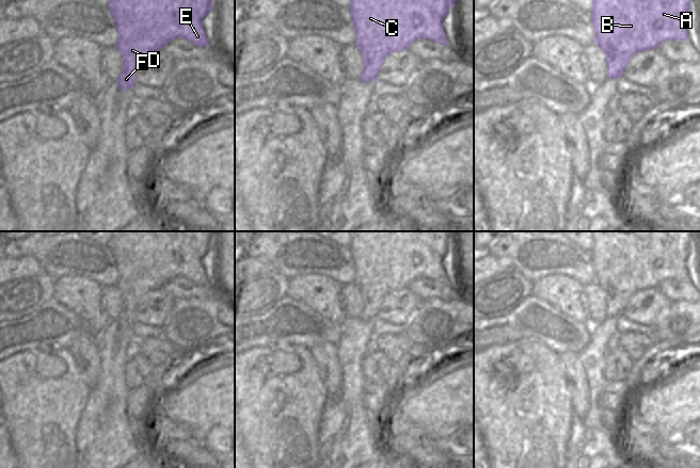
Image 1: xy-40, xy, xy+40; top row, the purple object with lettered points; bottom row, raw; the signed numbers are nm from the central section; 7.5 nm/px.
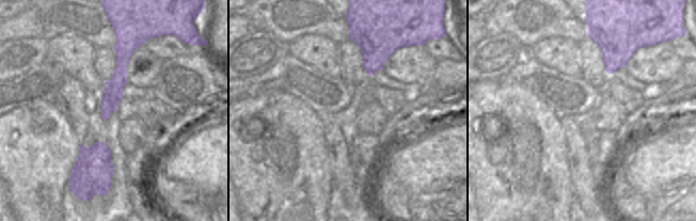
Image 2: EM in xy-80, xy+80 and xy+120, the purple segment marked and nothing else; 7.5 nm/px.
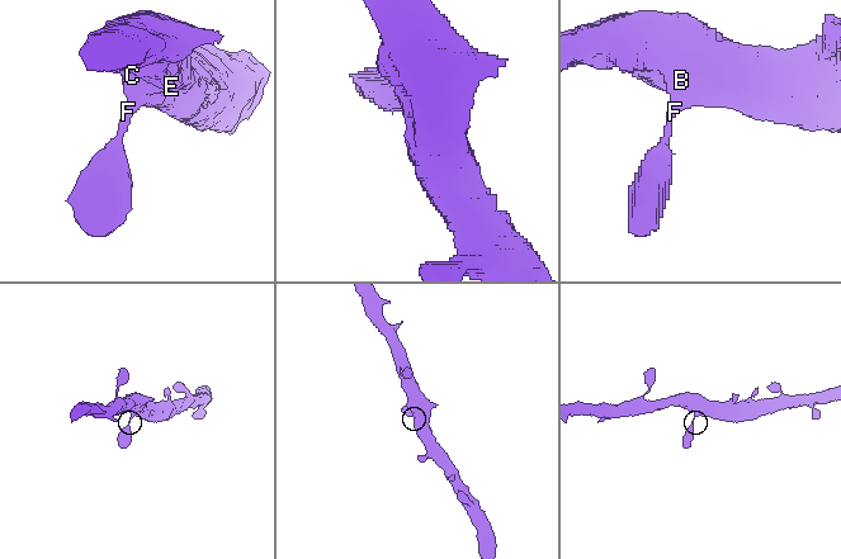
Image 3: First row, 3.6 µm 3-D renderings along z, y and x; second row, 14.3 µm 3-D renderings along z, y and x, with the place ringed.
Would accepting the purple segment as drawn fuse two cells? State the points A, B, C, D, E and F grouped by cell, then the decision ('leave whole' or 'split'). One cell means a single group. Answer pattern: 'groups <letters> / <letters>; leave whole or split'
groups A B C D E F; leave whole

